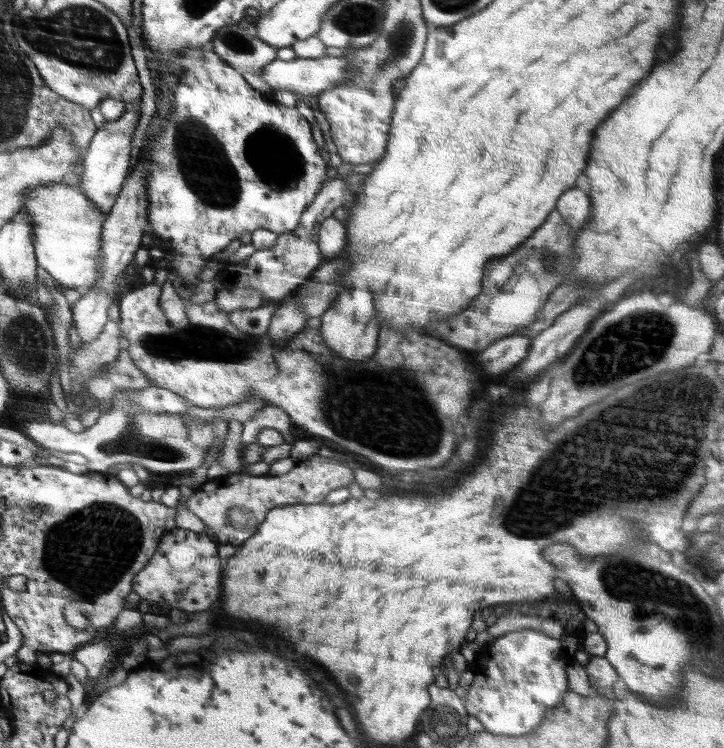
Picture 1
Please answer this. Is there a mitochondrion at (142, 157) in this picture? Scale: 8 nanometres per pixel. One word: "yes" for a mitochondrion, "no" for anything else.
no

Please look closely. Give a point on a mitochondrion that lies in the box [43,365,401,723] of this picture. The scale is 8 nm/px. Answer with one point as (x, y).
(91, 546)

